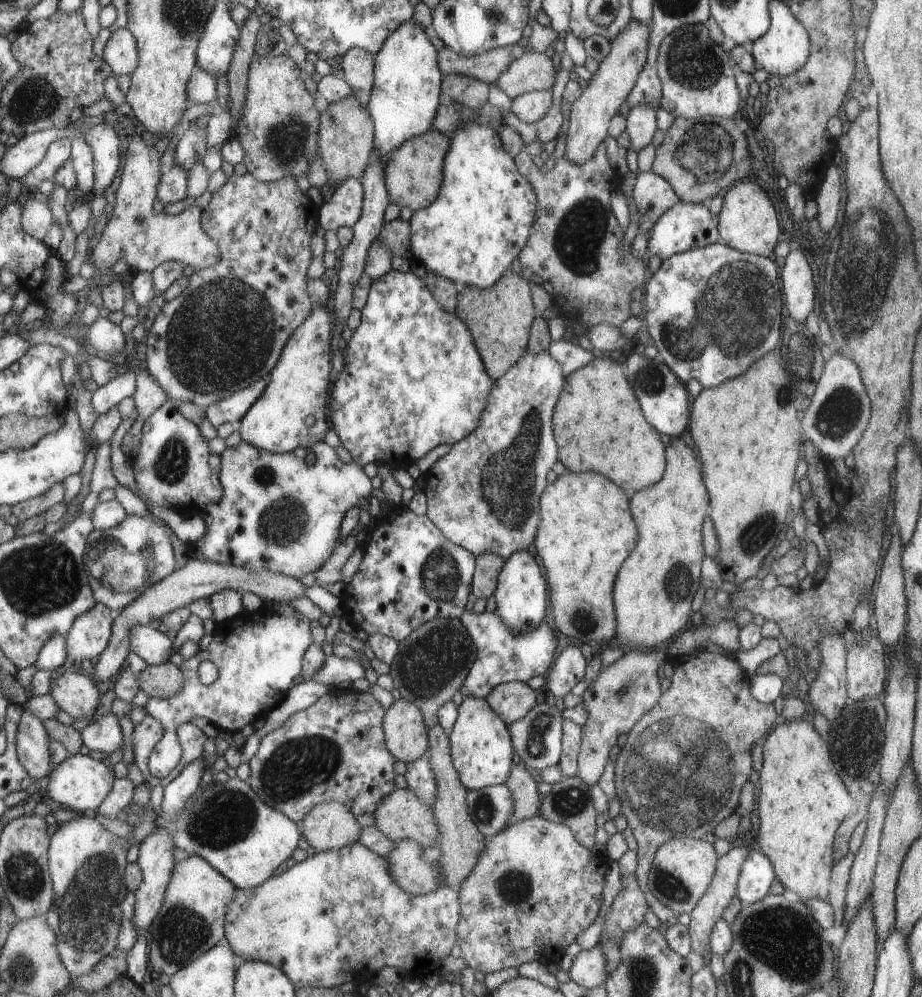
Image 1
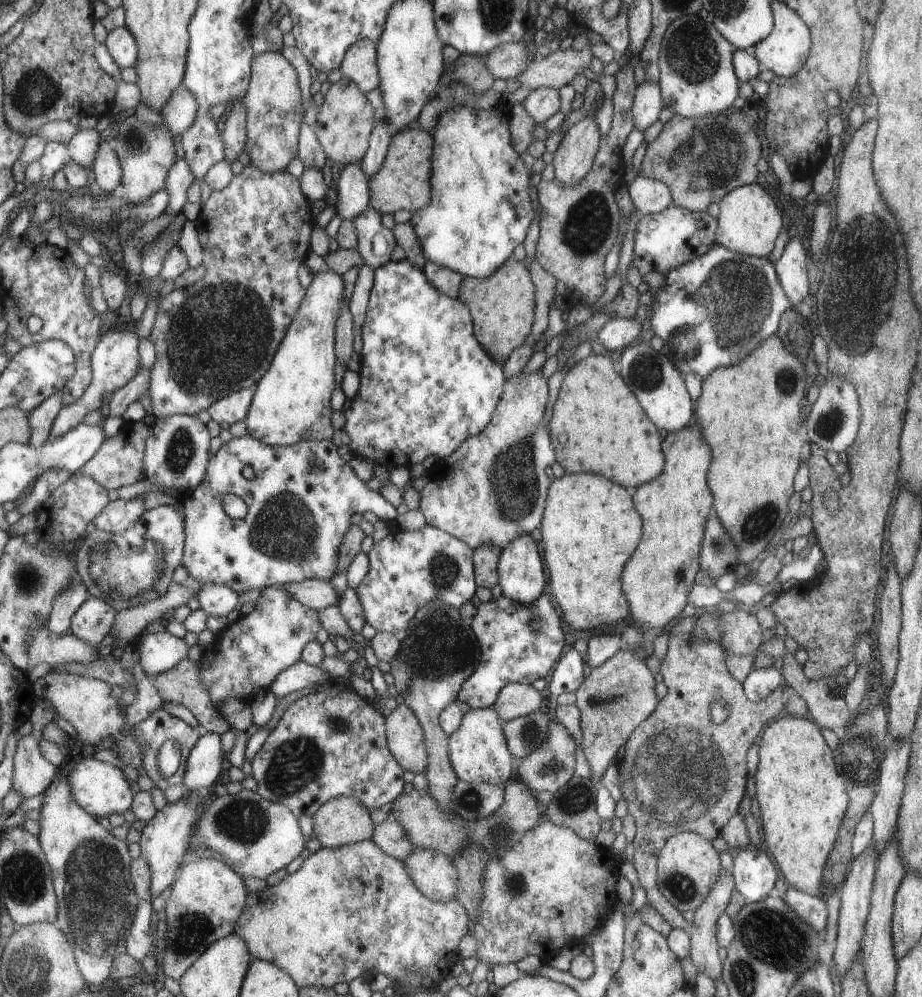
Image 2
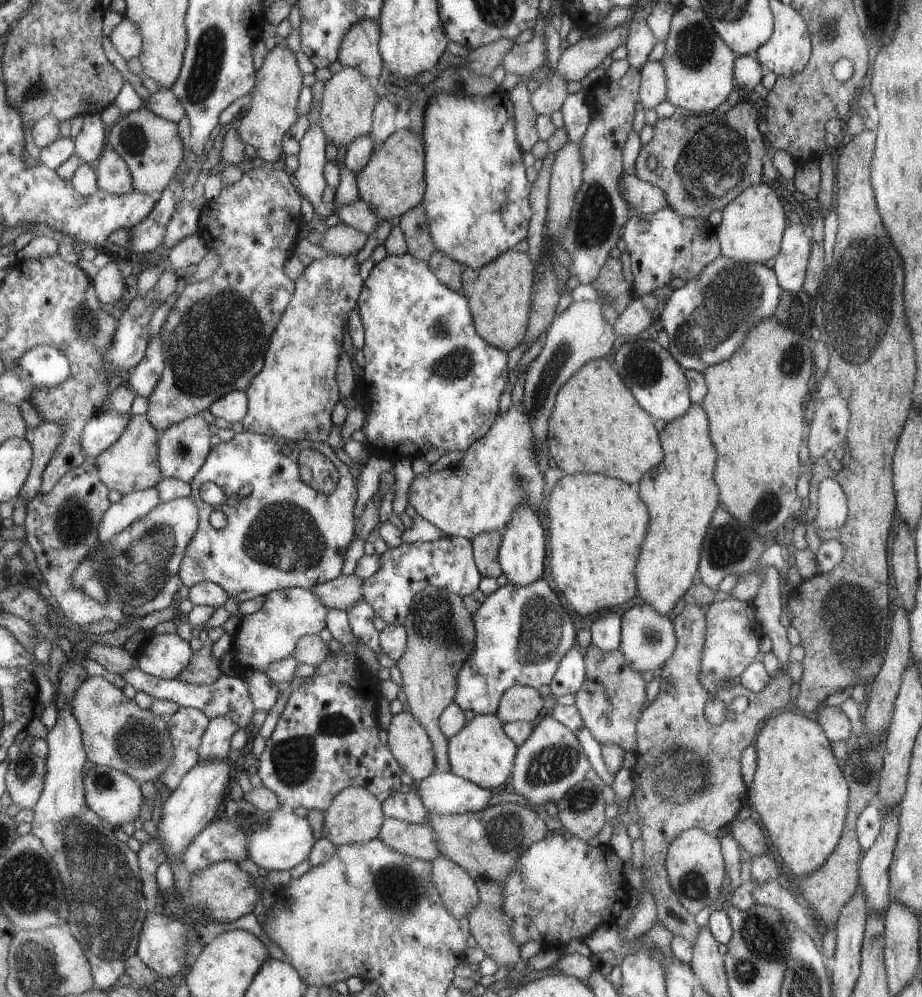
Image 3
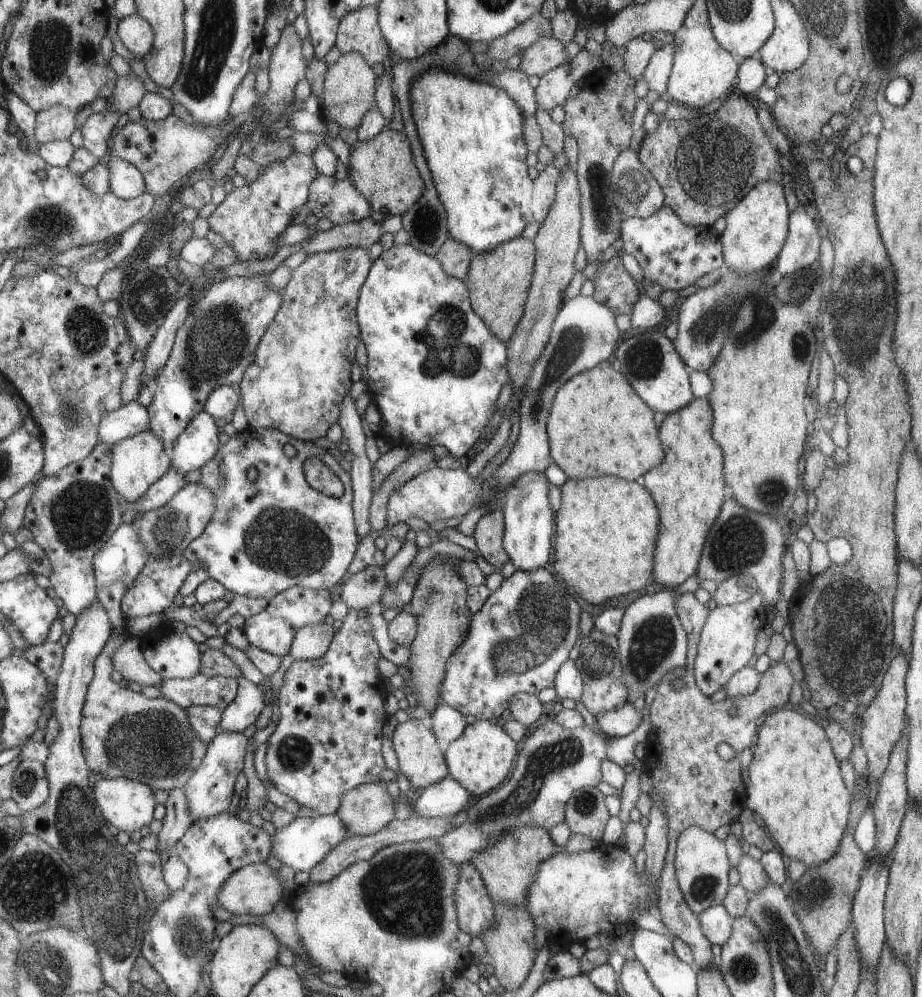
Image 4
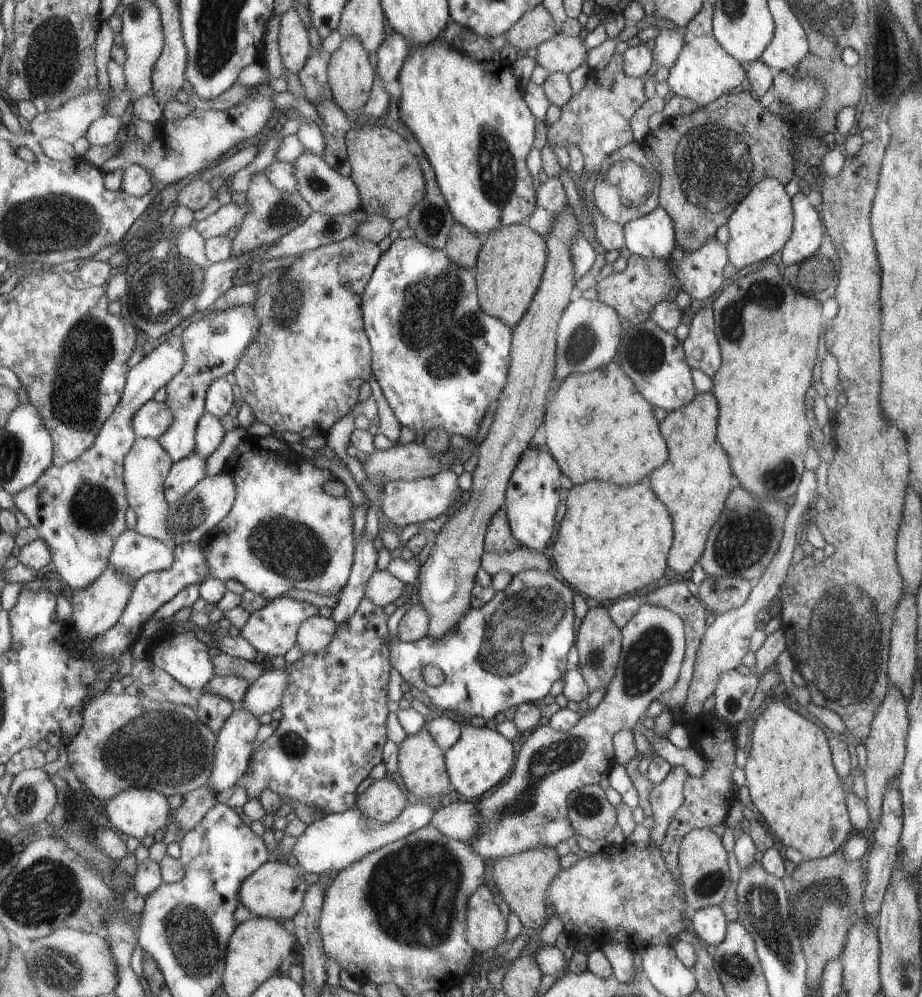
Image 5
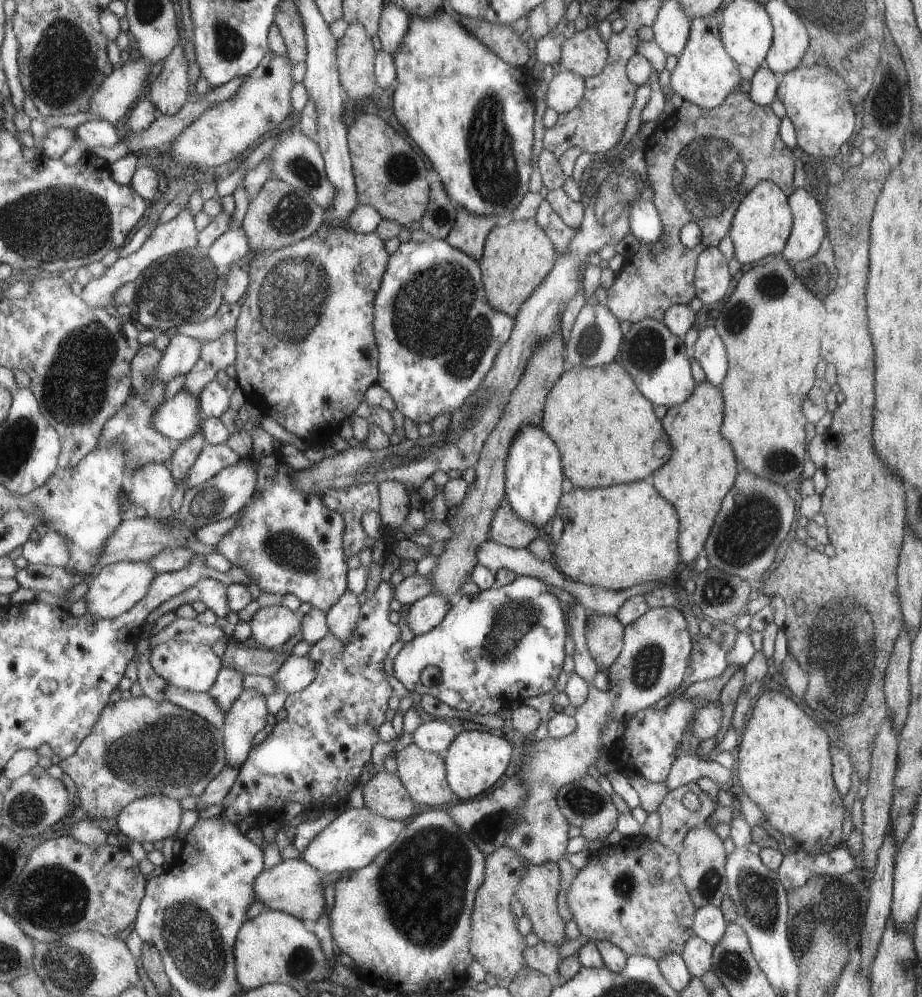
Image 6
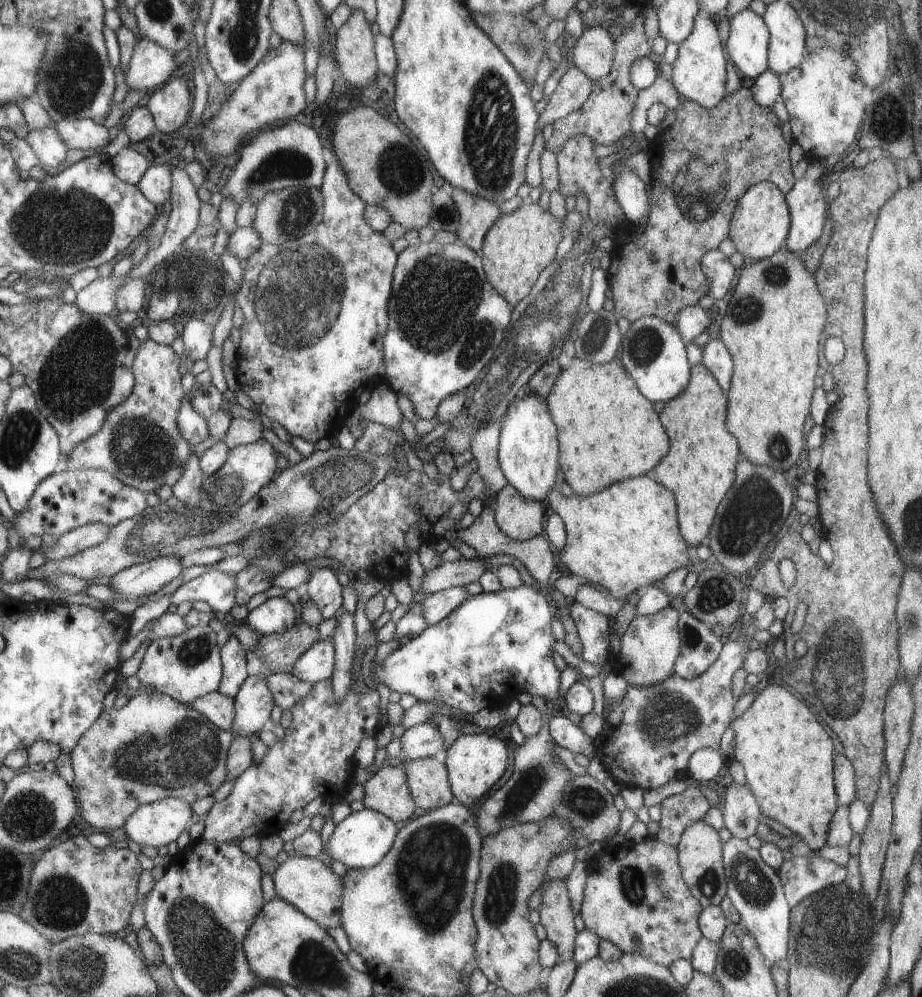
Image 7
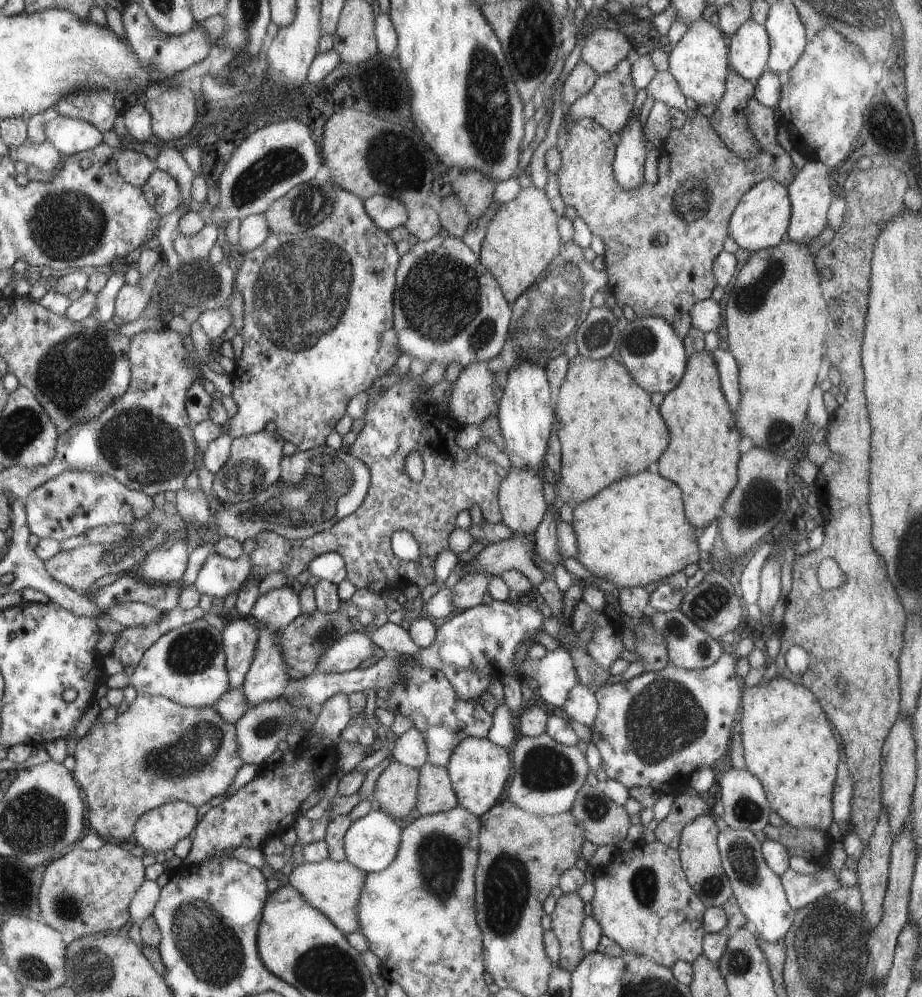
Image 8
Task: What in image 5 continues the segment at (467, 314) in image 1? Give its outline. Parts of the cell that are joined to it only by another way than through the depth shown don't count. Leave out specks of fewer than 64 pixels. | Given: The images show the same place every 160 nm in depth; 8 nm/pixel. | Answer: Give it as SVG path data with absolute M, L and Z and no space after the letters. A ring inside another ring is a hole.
M524 223L502 226L485 237L477 257L477 266L473 270L476 298L485 314L501 319L507 326L515 326L527 312L531 298L543 280L547 261L544 238Z

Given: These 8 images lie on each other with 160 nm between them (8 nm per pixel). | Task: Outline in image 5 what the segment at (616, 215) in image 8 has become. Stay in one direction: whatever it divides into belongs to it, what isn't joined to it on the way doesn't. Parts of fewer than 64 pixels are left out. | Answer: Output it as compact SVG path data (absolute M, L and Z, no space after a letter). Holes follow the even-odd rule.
M749 91L721 94L707 106L697 107L694 112L667 118L659 128L649 131L640 142L649 164L659 173L660 189L658 205L666 210L672 219L676 246L685 253L697 250L715 231L762 178L771 177L780 183L789 182L793 168L793 144L789 128L759 106ZM631 253L623 270L597 279L597 300L612 308L619 318L629 320L631 325L643 322L652 312L656 302L672 301L681 291L680 283L676 281L670 268L664 264L661 259L646 259Z

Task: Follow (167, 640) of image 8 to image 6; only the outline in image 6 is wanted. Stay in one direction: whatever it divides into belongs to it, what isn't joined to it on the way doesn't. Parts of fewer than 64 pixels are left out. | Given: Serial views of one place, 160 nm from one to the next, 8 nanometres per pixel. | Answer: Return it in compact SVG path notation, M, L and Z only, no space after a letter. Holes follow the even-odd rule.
M168 640L158 645L150 654L154 672L163 677L170 685L186 691L209 693L216 684L224 660L219 658L208 644L184 643Z

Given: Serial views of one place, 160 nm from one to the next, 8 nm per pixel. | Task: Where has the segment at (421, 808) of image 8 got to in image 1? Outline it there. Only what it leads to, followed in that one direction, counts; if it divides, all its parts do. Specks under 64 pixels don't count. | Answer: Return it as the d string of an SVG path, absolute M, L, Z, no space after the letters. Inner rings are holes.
M401 697L386 710L383 731L387 749L405 764L417 760L428 748L428 727L418 706Z

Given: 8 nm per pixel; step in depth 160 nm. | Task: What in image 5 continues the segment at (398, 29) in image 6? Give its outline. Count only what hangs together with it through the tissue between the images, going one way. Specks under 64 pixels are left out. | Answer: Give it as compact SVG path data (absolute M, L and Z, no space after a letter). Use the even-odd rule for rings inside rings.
M391 30L388 37L380 42L379 48L372 56L377 65L377 75L380 76L383 84L396 78L407 56L408 47L408 42L398 35L398 32Z

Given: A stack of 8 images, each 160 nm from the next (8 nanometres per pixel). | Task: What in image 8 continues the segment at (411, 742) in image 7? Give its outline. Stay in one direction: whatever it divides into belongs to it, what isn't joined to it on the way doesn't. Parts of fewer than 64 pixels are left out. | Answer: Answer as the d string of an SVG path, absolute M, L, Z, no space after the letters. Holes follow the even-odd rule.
M415 727L395 737L391 758L410 767L420 767L427 762L428 746L424 736Z

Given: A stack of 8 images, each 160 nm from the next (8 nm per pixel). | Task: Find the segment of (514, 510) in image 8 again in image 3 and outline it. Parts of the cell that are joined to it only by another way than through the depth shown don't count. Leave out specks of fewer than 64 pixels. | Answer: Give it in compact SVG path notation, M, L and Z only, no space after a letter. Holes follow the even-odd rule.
M499 531L479 533L470 540L473 545L473 558L476 559L477 570L482 578L497 578L502 573L499 563L501 540L503 534Z

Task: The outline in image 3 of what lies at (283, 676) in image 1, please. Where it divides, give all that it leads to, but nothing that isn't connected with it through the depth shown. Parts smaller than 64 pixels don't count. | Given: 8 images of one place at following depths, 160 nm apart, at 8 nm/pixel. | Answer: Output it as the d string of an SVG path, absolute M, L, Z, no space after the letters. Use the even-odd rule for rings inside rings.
M287 587L267 593L263 596L259 612L242 617L239 632L233 638L230 650L239 669L264 672L273 661L291 657L300 636L318 634L322 628L326 628L328 610L311 589Z

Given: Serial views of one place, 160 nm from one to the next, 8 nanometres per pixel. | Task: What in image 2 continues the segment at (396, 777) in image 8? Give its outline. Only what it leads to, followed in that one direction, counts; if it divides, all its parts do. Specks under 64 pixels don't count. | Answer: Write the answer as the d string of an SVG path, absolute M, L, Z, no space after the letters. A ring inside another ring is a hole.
M345 795L324 802L312 818L312 834L322 847L369 840L375 828L369 811L357 799Z

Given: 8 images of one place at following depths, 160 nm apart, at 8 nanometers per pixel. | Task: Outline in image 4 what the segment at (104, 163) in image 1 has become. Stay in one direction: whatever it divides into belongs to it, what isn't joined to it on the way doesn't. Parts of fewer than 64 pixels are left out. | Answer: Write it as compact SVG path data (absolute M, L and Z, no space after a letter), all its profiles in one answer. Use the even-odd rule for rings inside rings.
M112 153L108 164L111 171L112 192L119 198L137 198L140 194L147 192L144 174L133 163Z

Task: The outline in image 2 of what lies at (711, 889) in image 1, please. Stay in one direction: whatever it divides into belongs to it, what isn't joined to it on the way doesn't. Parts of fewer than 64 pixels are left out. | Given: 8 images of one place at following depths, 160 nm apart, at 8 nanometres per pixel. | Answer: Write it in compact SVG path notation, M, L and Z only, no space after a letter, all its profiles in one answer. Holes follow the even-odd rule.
M720 874L703 904L693 911L693 920L690 922L689 958L697 972L703 972L711 980L720 979L723 972L723 963L717 955L716 922L728 906L735 888L734 882L731 875Z

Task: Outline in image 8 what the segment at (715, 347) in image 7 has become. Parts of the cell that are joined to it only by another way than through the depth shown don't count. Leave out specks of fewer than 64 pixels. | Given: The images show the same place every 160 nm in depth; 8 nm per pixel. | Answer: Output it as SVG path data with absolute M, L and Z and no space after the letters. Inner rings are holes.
M716 348L710 353L715 359L716 369L719 371L720 386L723 389L724 397L729 402L729 406L733 406L733 412L735 412L740 396L739 364L728 350Z

